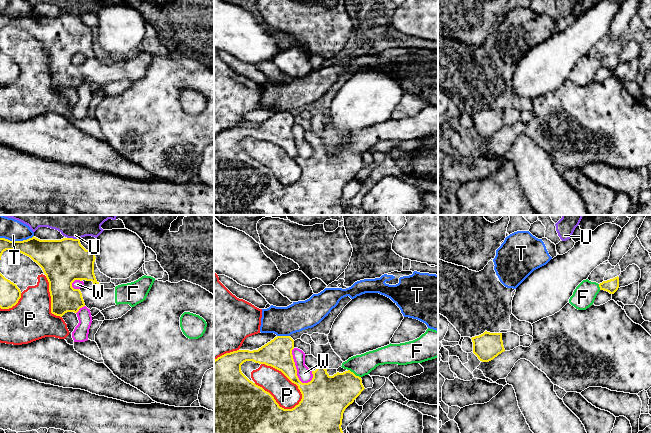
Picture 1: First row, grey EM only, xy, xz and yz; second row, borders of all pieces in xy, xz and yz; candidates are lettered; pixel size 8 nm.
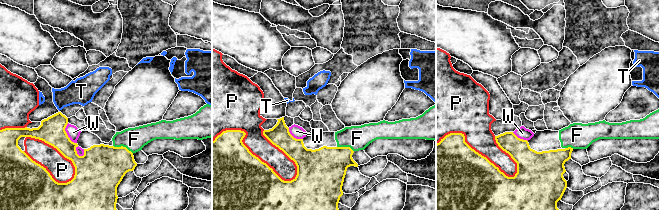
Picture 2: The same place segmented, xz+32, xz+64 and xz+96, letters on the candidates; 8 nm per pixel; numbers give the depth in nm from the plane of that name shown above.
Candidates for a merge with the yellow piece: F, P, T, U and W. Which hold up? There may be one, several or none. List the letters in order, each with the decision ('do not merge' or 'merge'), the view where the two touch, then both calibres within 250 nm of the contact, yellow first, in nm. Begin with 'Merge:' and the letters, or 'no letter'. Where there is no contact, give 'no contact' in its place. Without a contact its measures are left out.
Merge: F
F: merge; contact in xz; calibres 320 and 170 nm
P: do not merge; contact in xz; calibres 240 and 200 nm
T: do not merge; contact in xy; calibres 200 and 170 nm
U: do not merge; contact in xy; calibres 360 and 360 nm
W: do not merge; contact in xz; calibres 240 and 120 nm

